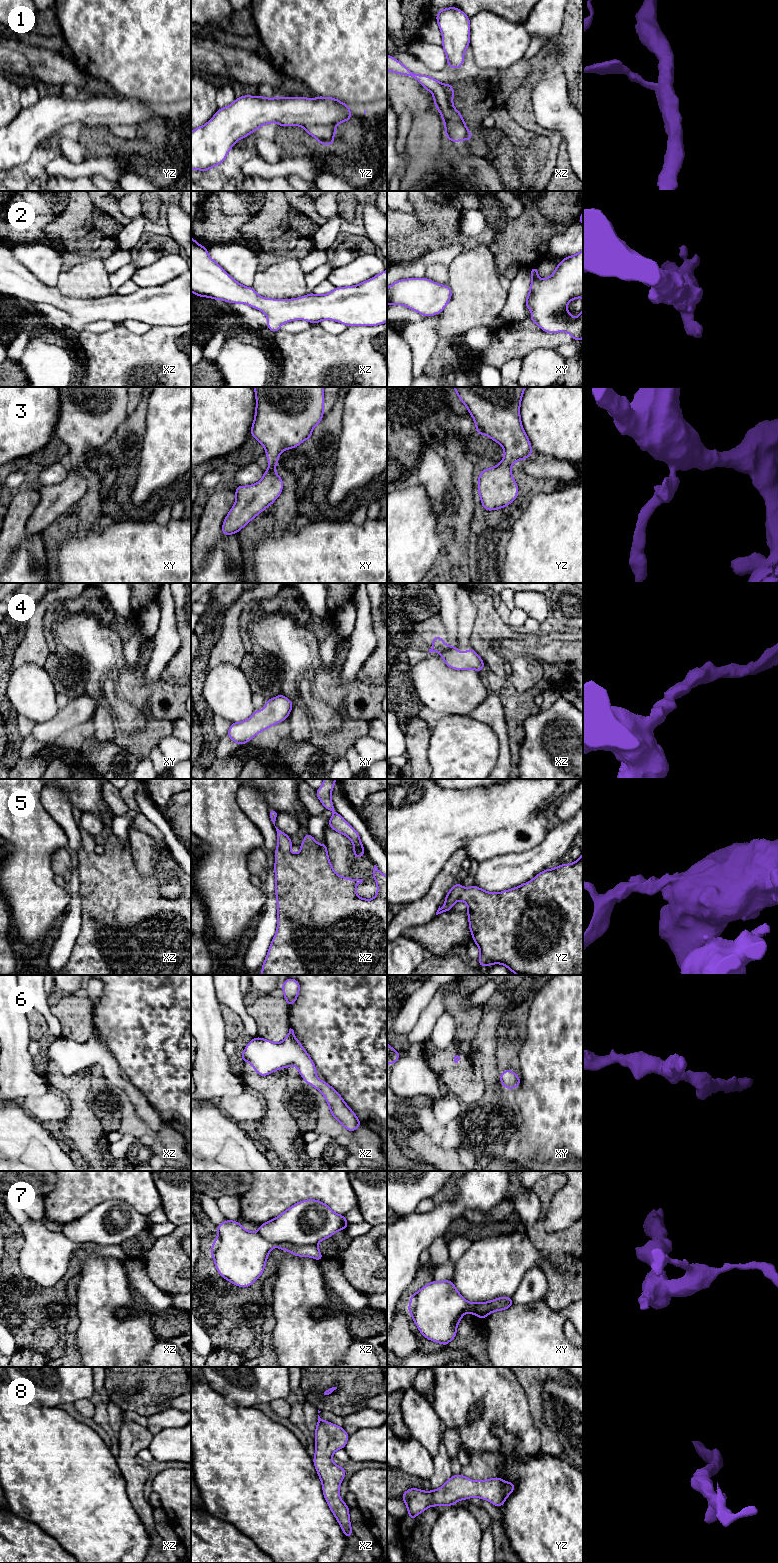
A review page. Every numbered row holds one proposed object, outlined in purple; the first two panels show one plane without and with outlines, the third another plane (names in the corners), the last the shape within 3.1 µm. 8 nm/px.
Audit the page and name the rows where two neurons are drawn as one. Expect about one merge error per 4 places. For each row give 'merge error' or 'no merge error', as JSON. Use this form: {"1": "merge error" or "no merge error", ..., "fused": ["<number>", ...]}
{"1": "merge error", "2": "no merge error", "3": "no merge error", "4": "no merge error", "5": "no merge error", "6": "no merge error", "7": "merge error", "8": "no merge error", "fused": ["1", "7"]}

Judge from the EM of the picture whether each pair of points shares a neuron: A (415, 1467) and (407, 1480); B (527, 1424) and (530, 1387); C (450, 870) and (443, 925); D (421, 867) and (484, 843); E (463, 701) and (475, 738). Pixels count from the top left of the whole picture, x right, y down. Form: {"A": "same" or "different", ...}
{"A": "different", "B": "different", "C": "different", "D": "same", "E": "different"}

